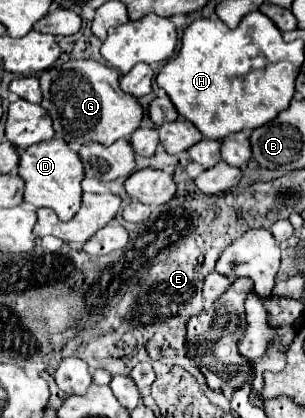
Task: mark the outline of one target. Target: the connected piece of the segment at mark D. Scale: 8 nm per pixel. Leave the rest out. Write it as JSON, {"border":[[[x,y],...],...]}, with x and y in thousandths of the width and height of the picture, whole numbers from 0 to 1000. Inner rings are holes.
{"border":[[[170,330],[164,340],[125,340],[85,354],[59,388],[59,416],[85,435],[79,483],[118,498],[170,498],[203,526],[230,526],[256,507],[269,469],[262,431],[275,426],[275,402],[256,368],[236,364],[203,330]]]}

